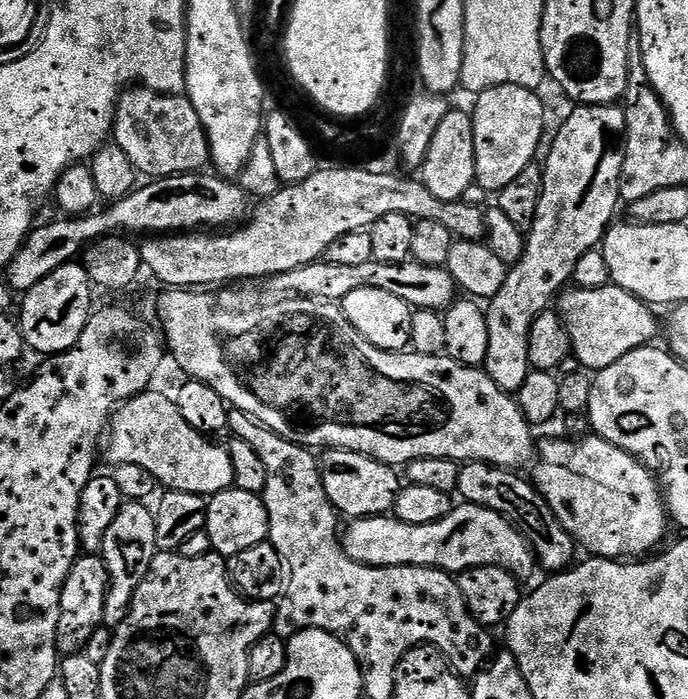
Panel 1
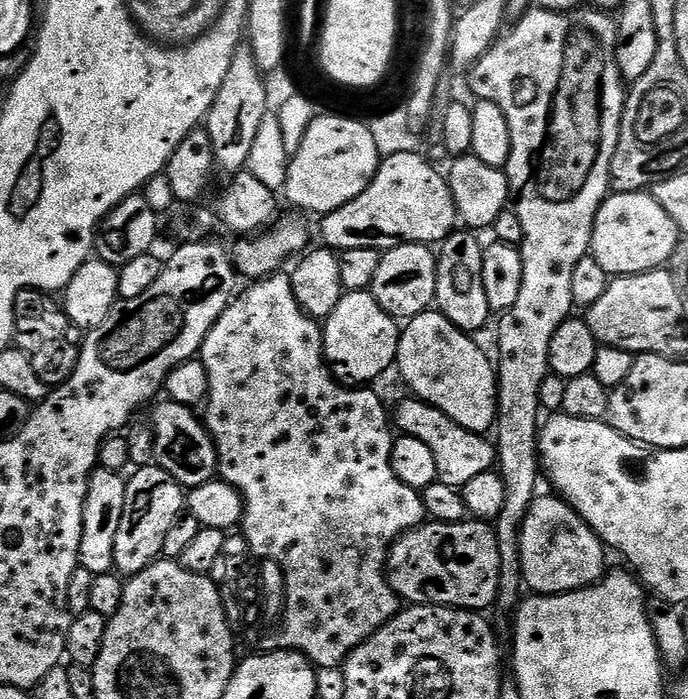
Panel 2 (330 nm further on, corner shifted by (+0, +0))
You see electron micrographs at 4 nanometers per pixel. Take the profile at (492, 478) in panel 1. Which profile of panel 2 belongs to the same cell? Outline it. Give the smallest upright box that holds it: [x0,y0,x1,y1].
[394,399,497,490]

